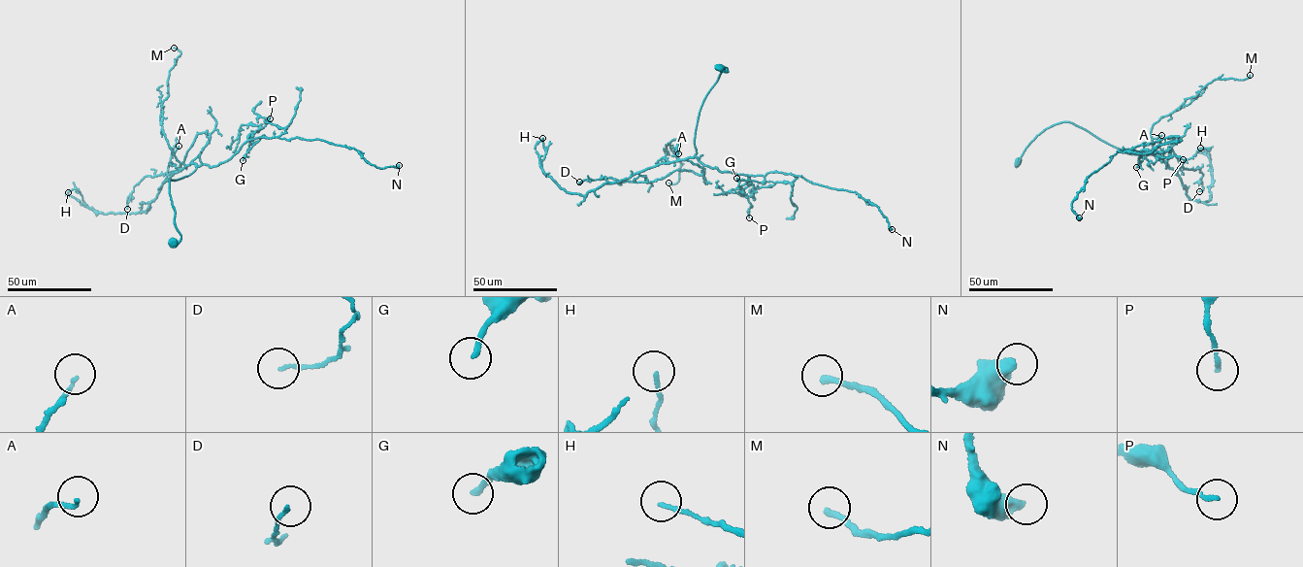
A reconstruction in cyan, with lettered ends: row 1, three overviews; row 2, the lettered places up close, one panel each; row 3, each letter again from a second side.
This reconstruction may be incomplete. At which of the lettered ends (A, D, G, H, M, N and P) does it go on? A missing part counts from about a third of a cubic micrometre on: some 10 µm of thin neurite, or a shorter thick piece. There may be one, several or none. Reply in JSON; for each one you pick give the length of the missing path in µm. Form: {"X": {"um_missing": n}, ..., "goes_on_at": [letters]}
{"goes_on_at": []}

